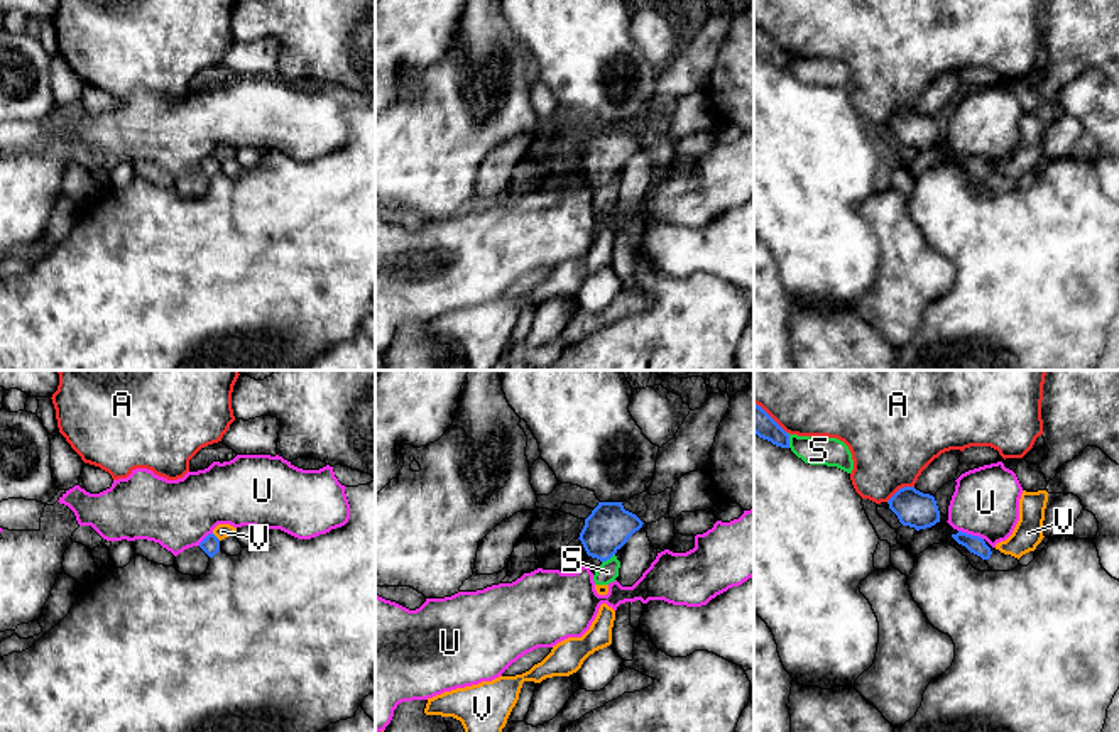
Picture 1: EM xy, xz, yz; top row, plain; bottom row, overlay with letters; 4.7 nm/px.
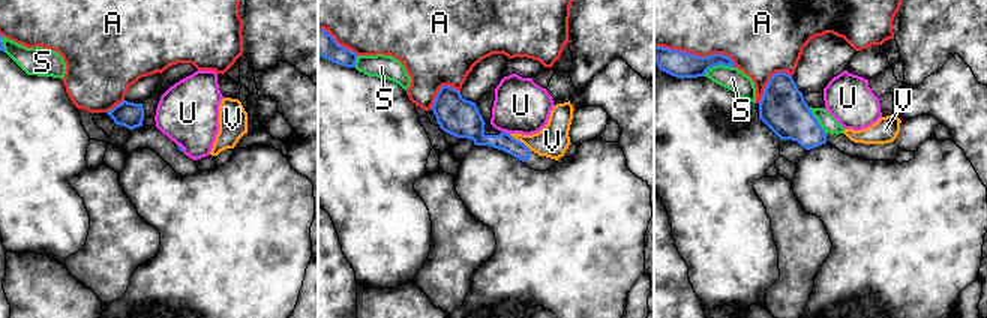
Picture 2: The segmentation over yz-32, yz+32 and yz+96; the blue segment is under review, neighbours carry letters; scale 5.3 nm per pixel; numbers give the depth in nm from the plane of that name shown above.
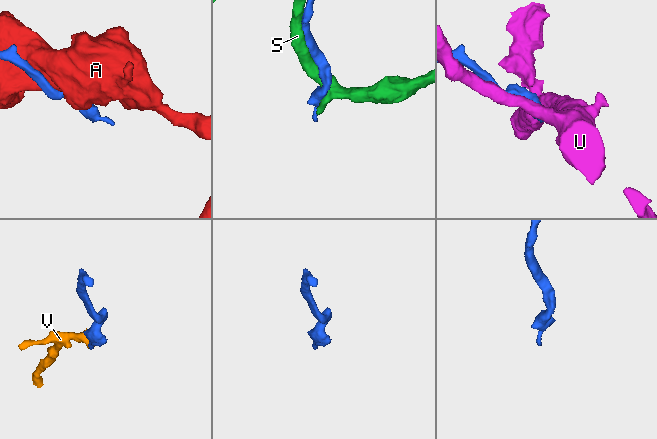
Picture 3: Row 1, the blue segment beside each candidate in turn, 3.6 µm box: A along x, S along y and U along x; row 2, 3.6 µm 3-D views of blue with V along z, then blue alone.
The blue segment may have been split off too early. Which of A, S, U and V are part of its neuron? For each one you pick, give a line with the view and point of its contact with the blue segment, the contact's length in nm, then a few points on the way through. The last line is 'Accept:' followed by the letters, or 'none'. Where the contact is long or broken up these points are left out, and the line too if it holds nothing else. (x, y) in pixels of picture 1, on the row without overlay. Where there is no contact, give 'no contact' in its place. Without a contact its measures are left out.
Accept: none

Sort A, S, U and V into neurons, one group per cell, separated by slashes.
A / S V / U

